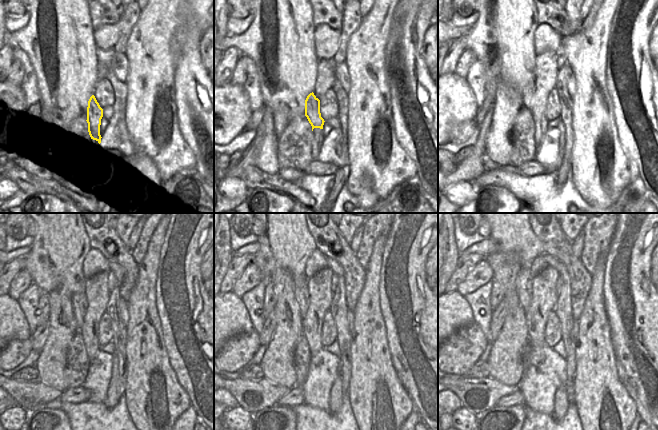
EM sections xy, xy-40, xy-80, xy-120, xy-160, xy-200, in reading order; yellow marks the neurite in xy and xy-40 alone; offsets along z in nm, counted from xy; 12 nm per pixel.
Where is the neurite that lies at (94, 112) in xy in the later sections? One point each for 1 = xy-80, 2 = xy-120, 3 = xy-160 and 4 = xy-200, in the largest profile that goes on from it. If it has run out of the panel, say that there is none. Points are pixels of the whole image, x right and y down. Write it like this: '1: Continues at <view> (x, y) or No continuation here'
1: Continues at xy-80 (527, 91)
2: Continues at xy-120 (79, 300)
3: Continues at xy-160 (300, 283)
4: Continues at xy-200 (524, 279)

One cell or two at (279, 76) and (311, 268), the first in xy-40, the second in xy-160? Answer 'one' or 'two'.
two

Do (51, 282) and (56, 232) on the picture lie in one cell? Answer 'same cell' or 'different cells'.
same cell

